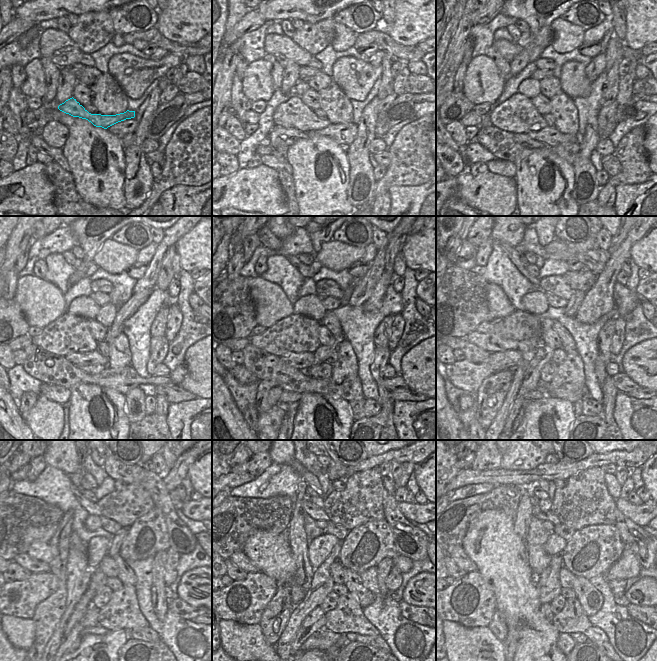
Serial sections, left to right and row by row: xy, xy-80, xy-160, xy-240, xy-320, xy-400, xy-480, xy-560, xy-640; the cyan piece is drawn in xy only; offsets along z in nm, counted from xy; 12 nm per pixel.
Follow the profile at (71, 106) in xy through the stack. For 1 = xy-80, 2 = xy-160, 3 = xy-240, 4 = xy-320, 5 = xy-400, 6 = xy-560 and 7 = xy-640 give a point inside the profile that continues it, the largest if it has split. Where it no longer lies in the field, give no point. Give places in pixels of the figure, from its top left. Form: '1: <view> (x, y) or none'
1: xy-80 (293, 114)
2: xy-160 (517, 115)
3: xy-240 (68, 334)
4: xy-320 (296, 333)
5: xy-400 (506, 334)
6: xy-560 (238, 558)
7: xy-640 (456, 552)

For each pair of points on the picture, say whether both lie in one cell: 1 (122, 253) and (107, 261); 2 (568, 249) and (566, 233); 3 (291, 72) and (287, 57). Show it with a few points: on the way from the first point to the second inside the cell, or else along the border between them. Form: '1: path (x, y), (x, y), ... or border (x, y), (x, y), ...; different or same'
1: path (118, 257), (111, 257); same
2: border (590, 235), (580, 242), (564, 242), (556, 239); different
3: border (299, 65), (290, 63), (284, 68); different

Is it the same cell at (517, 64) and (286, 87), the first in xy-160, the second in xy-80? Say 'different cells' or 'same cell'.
same cell

